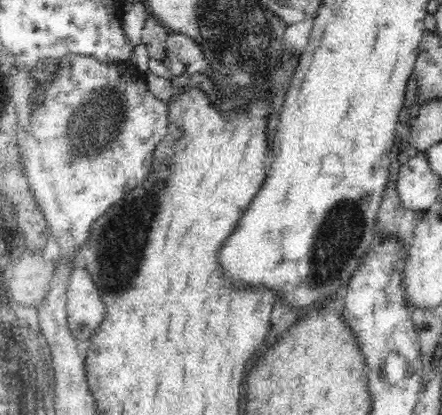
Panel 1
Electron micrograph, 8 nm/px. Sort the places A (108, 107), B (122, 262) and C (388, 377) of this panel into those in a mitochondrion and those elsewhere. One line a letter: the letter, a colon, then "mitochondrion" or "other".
A: mitochondrion
B: mitochondrion
C: mitochondrion

